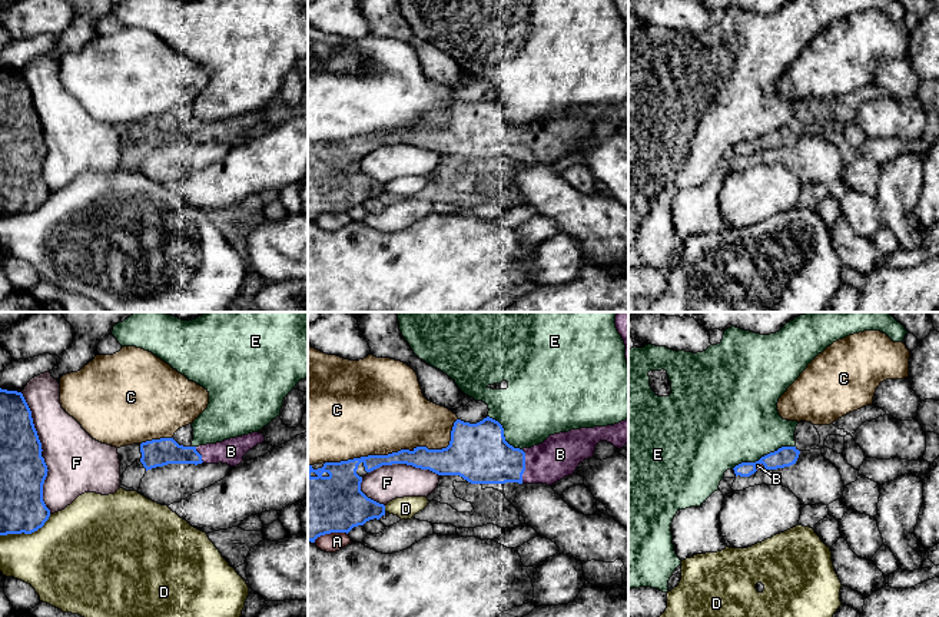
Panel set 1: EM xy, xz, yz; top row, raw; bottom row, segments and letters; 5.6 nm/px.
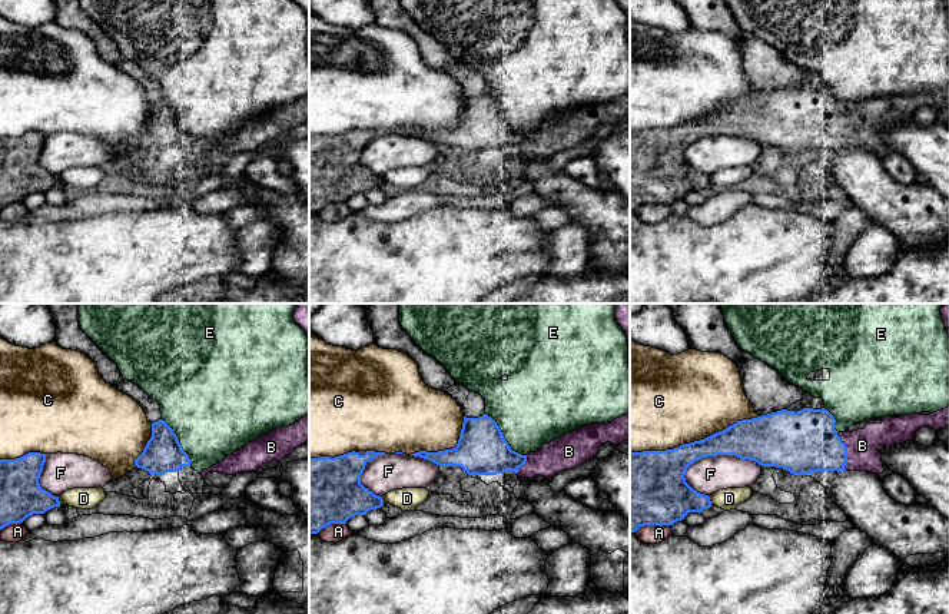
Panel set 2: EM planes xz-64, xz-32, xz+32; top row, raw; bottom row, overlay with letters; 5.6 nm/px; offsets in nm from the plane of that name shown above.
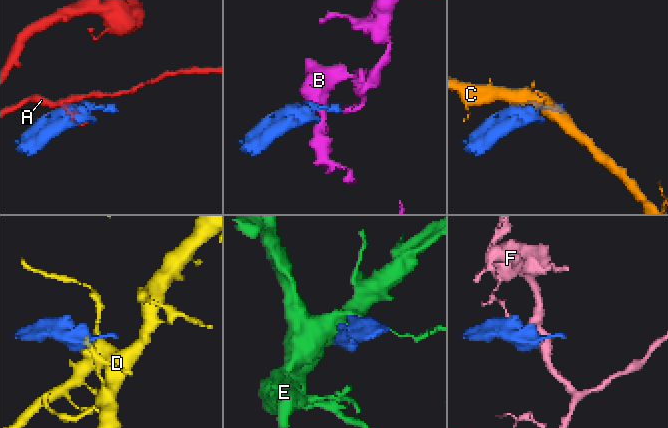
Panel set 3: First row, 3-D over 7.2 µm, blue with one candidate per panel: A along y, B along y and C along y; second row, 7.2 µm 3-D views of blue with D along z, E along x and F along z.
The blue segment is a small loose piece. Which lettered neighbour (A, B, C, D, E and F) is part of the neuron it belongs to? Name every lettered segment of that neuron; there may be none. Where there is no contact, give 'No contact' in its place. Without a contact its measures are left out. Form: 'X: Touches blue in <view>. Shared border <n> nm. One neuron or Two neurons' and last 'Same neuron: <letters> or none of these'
A: Touches blue in xz. Shared border 200 nm. Two neurons
B: Touches blue in xz. Shared border 190 nm. One neuron
C: Touches blue in xz. Shared border 800 nm. Two neurons
D: Touches blue in xy. Shared border 320 nm. Two neurons
E: Touches blue in yz. Shared border 380 nm. Two neurons
F: Touches blue in xz. Shared border 400 nm. Two neurons
Same neuron: B

